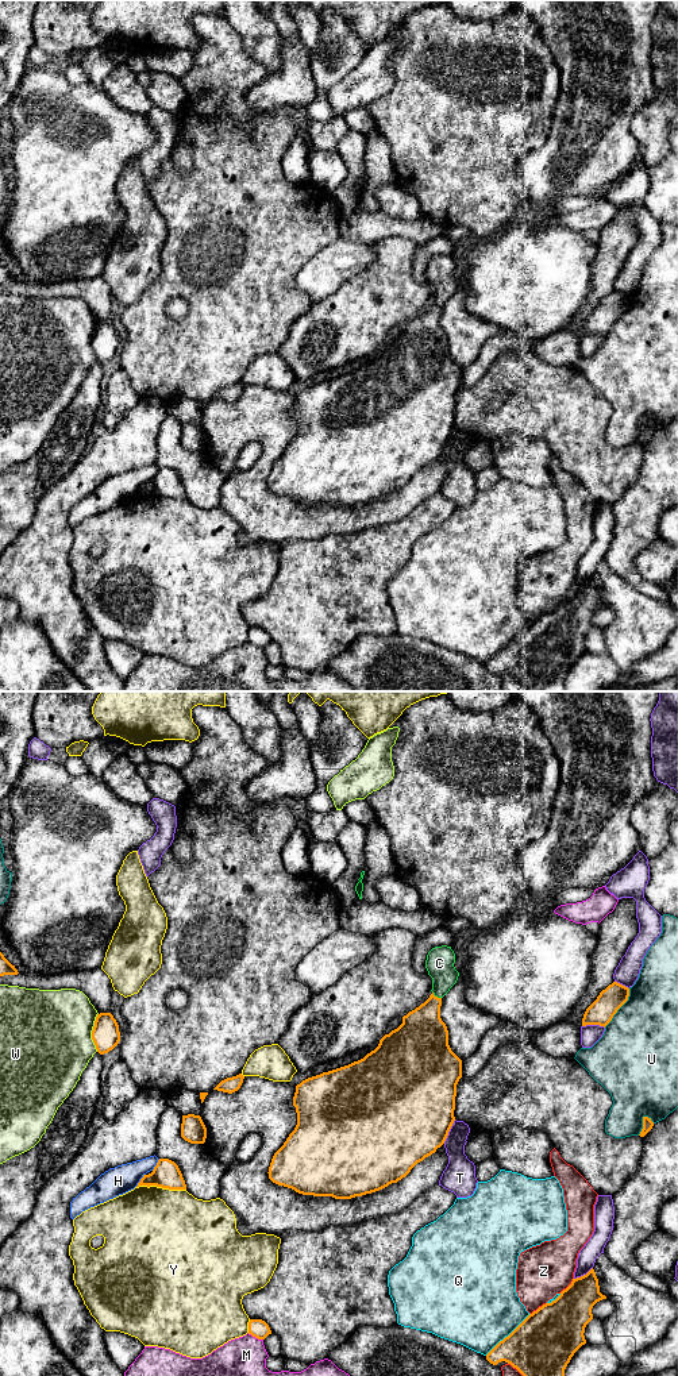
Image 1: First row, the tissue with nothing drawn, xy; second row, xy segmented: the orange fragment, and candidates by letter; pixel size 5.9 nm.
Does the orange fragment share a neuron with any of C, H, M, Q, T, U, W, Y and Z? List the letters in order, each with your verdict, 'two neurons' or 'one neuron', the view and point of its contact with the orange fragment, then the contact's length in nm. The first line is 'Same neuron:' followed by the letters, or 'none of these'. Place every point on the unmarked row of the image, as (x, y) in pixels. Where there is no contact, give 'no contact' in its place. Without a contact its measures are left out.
Same neuron: C
C: one neuron; contact xy (436, 305); length 70 nm
H: two neurons; contact xy (141, 489); length 100 nm
M: two neurons; contact xy (255, 646); length 100 nm
Q: two neurons; contact xy (508, 644); length 360 nm
T: two neurons; contact xy (449, 439); length 160 nm
U: two neurons; contact xy (620, 315); length 280 nm
W: two neurons; contact xy (92, 340); length 240 nm
Y: two neurons; contact xy (161, 494); length 300 nm
Z: two neurons; contact xy (539, 616); length 130 nm

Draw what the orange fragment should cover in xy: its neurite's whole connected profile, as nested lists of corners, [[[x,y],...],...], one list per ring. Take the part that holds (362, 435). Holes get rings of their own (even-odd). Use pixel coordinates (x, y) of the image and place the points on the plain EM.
[[[451,255],[432,257],[425,269],[425,277],[432,286],[429,307],[404,324],[402,332],[385,343],[378,355],[363,367],[308,386],[296,394],[293,415],[297,433],[271,467],[267,482],[273,492],[303,504],[351,508],[397,492],[444,452],[455,429],[457,393],[462,386],[462,369],[451,359],[448,339],[440,327],[442,307],[459,285],[454,271]]]

